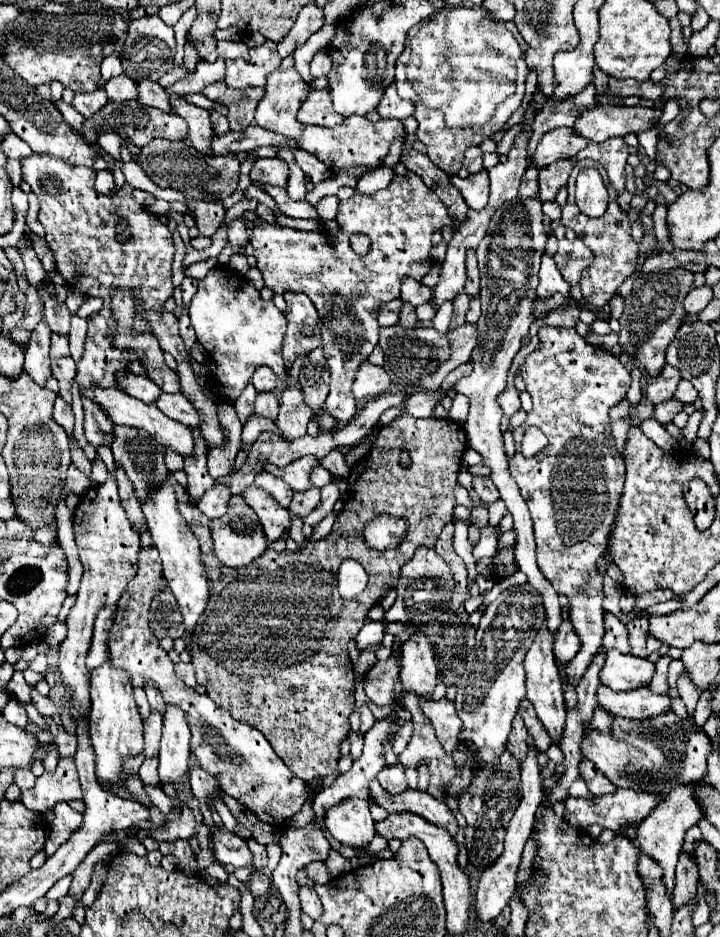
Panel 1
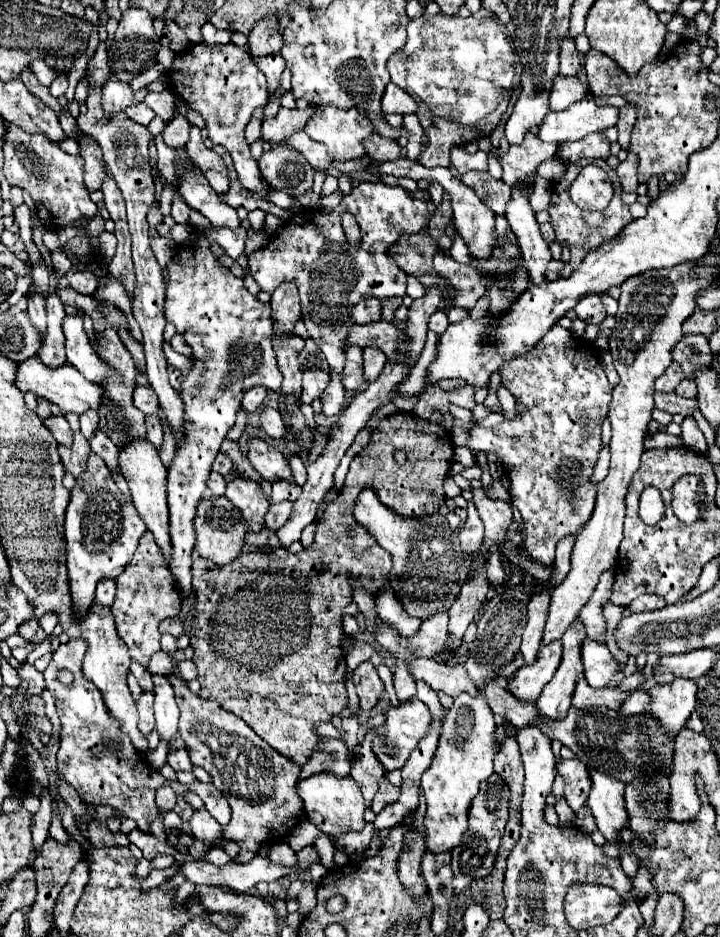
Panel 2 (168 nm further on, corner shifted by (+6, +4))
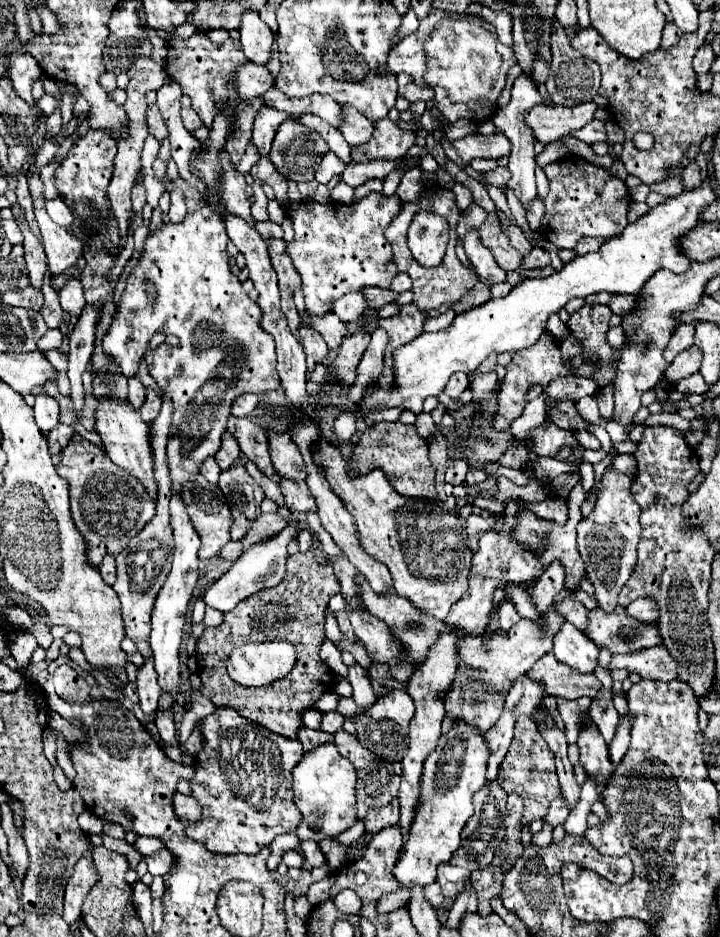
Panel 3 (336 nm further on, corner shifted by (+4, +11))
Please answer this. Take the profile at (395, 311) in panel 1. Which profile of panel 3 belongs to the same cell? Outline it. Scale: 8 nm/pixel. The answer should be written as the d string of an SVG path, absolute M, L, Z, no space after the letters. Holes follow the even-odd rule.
M350 292L332 302L330 312L334 312L342 322L356 322L366 314L366 300L360 292Z

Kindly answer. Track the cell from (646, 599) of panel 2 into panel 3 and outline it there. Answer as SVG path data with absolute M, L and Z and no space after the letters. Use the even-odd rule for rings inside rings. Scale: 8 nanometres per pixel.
M638 598L630 606L626 606L626 614L642 624L654 624L658 620L658 606L654 604L654 600Z

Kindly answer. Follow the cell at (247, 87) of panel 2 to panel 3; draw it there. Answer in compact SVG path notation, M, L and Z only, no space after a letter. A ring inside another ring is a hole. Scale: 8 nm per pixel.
M192 34L190 38L170 38L168 40L168 58L166 58L166 72L172 80L182 86L182 92L192 98L192 108L202 118L204 126L208 126L214 118L214 102L232 102L234 88L230 86L228 78L234 74L238 64L246 64L246 56L238 40L228 38L224 44L214 44L206 34Z

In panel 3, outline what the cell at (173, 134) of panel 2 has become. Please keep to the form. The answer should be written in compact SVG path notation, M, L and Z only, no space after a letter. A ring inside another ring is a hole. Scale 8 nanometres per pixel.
M182 108L182 122L184 122L188 132L194 132L194 130L198 130L202 126L202 120L194 112L194 108Z

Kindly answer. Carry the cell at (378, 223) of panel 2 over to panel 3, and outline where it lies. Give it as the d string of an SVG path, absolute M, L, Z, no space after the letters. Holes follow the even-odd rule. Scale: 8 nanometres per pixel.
M262 156L250 170L252 178L262 180L274 190L274 198L278 204L286 210L288 218L294 224L294 242L288 244L290 258L298 270L302 272L302 286L306 296L306 308L312 316L324 316L328 312L330 302L334 302L338 296L360 290L364 286L380 286L386 288L390 280L398 274L394 268L394 262L390 260L390 244L384 238L384 230L388 228L390 220L398 214L400 198L398 196L380 196L370 194L364 200L356 204L318 204L316 200L302 200L292 202L288 198L288 192L282 192L282 174L274 168L274 164L268 160L268 156Z

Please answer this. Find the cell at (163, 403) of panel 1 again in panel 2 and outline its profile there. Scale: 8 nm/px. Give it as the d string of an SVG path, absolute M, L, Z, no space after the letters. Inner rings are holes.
M136 387L134 389L134 405L146 413L146 415L158 415L160 413L160 403L152 387Z

